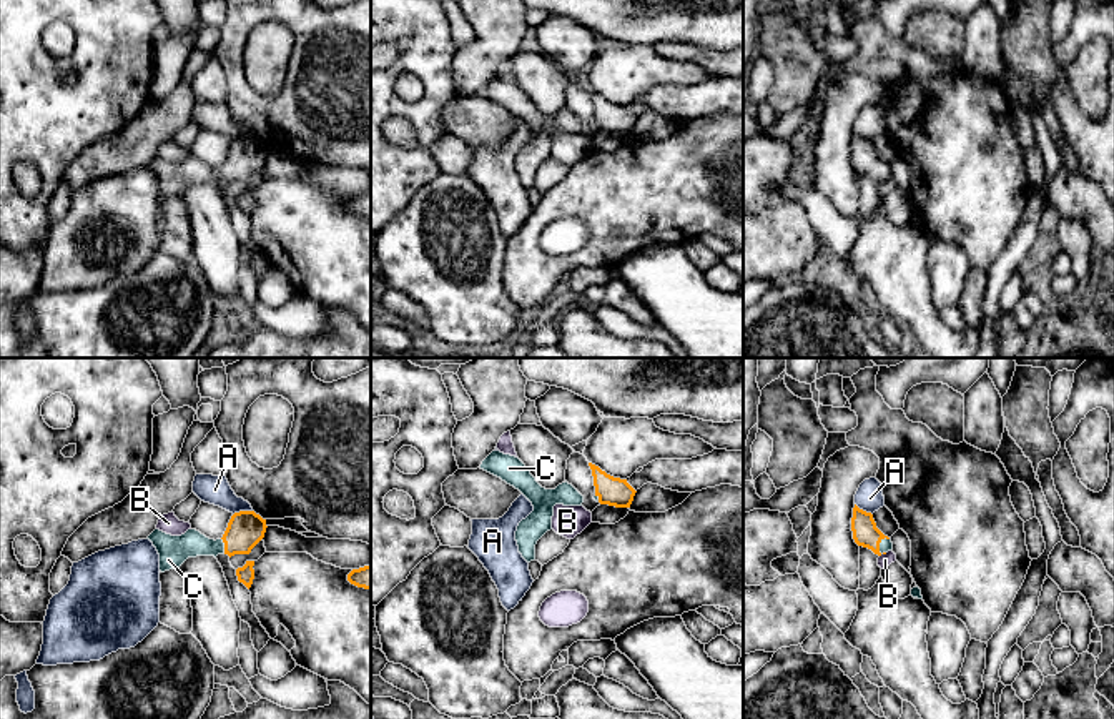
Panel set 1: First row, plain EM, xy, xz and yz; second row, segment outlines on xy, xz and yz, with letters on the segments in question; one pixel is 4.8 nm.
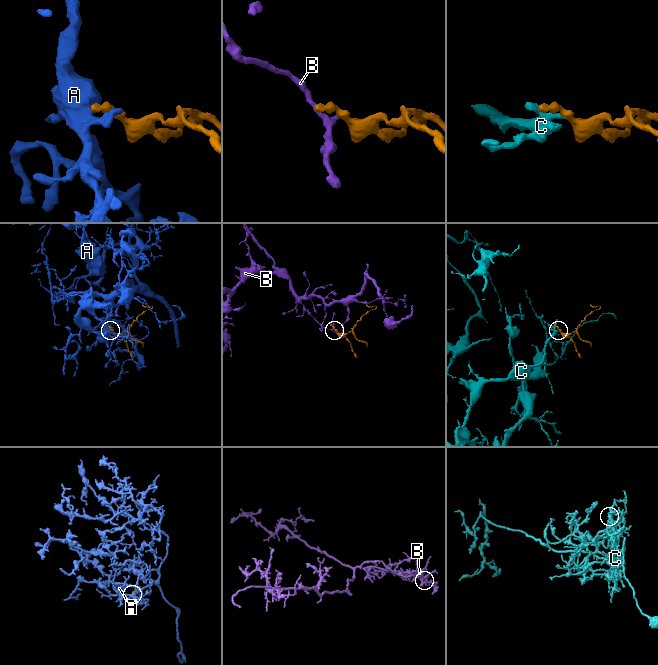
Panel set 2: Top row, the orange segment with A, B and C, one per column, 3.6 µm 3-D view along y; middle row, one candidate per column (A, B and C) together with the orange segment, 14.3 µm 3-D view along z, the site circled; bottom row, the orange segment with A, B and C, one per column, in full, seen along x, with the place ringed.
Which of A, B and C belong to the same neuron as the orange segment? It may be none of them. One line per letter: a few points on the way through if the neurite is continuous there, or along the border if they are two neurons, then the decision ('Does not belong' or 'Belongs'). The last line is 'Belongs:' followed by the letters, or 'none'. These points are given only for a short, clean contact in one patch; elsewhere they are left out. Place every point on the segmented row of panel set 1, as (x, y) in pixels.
A: Boundary: xy (251, 510), (241, 510), (233, 515). Does not belong
B: Boundary: yz (887, 553), (880, 556). Does not belong
C: Path across: xy (245, 530), (225, 545), (182, 546), (173, 550). Belongs
Belongs: C

